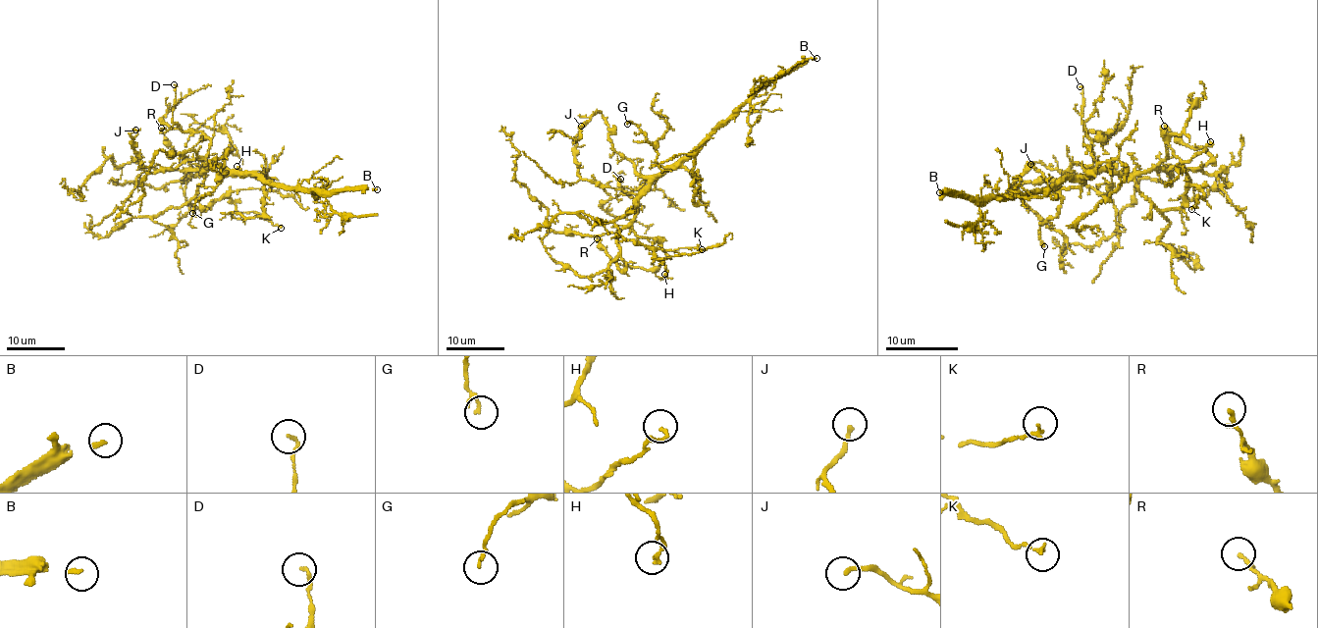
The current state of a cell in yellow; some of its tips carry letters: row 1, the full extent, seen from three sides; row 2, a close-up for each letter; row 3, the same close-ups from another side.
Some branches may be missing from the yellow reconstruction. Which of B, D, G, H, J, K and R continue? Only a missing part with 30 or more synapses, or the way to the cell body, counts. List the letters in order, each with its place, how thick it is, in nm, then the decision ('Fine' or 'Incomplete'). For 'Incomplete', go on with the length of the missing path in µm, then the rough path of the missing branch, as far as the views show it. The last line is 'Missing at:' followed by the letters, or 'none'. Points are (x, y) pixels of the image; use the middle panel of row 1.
B: Place: (817, 58). Thickness 160 nm. Incomplete. Missing length about 140 µm
D: Place: (620, 179). Thickness 130 nm. Fine
G: Place: (627, 124). Thickness 150 nm. Fine
H: Place: (664, 274). Thickness 170 nm. Fine
J: Place: (581, 126). Thickness 180 nm. Fine
K: Place: (702, 249). Thickness 130 nm. Fine
R: Place: (597, 238). Thickness 160 nm. Fine
Missing at: B

